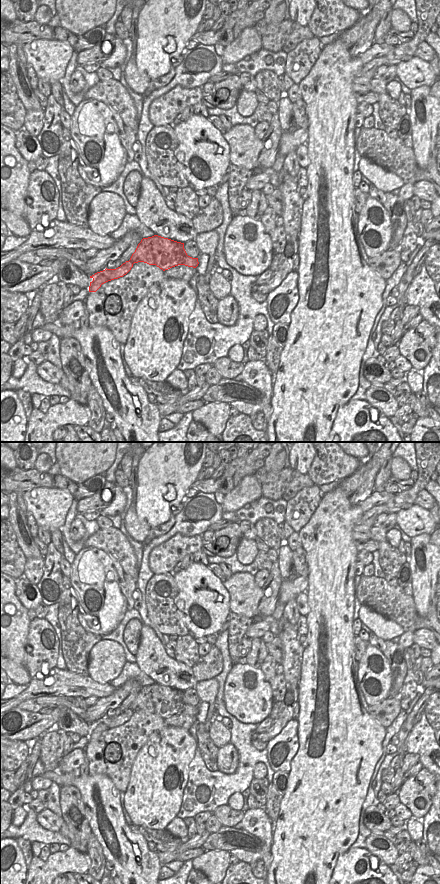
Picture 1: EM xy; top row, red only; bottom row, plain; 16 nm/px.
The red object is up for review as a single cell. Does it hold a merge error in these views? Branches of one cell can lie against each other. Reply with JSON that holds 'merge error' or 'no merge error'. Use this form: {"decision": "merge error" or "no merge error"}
{"decision": "merge error"}

